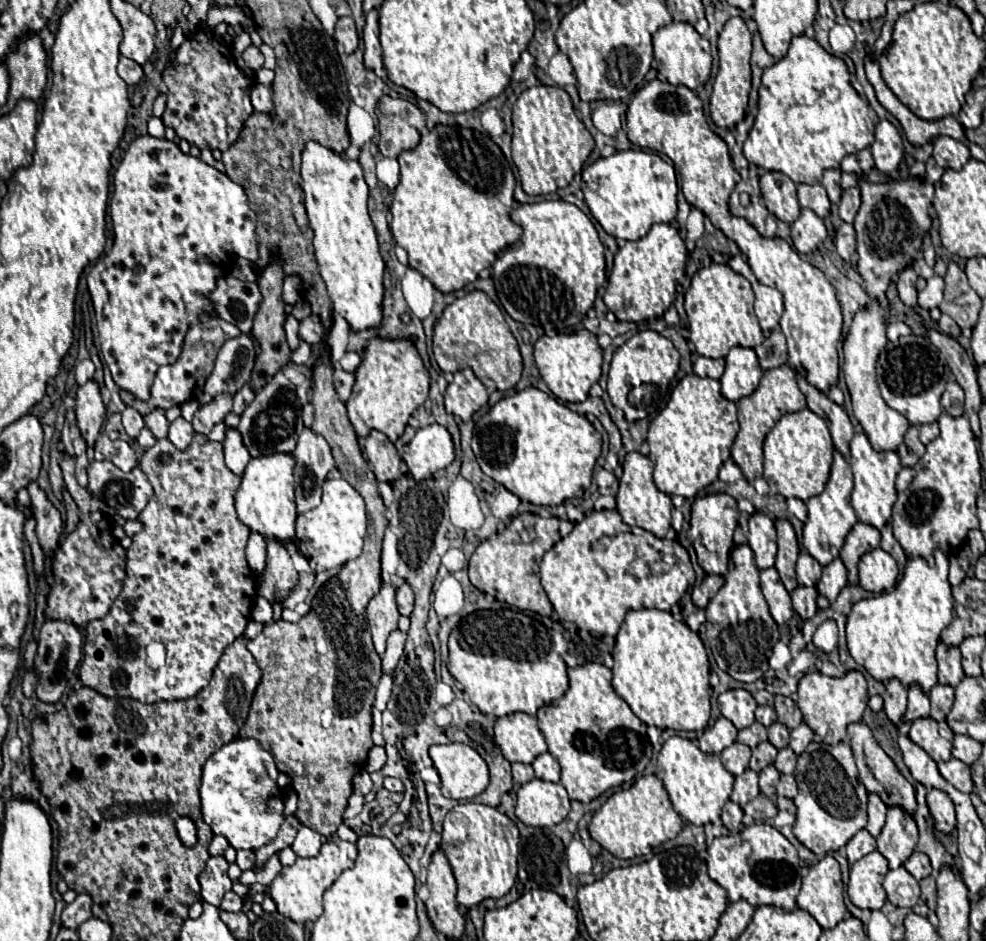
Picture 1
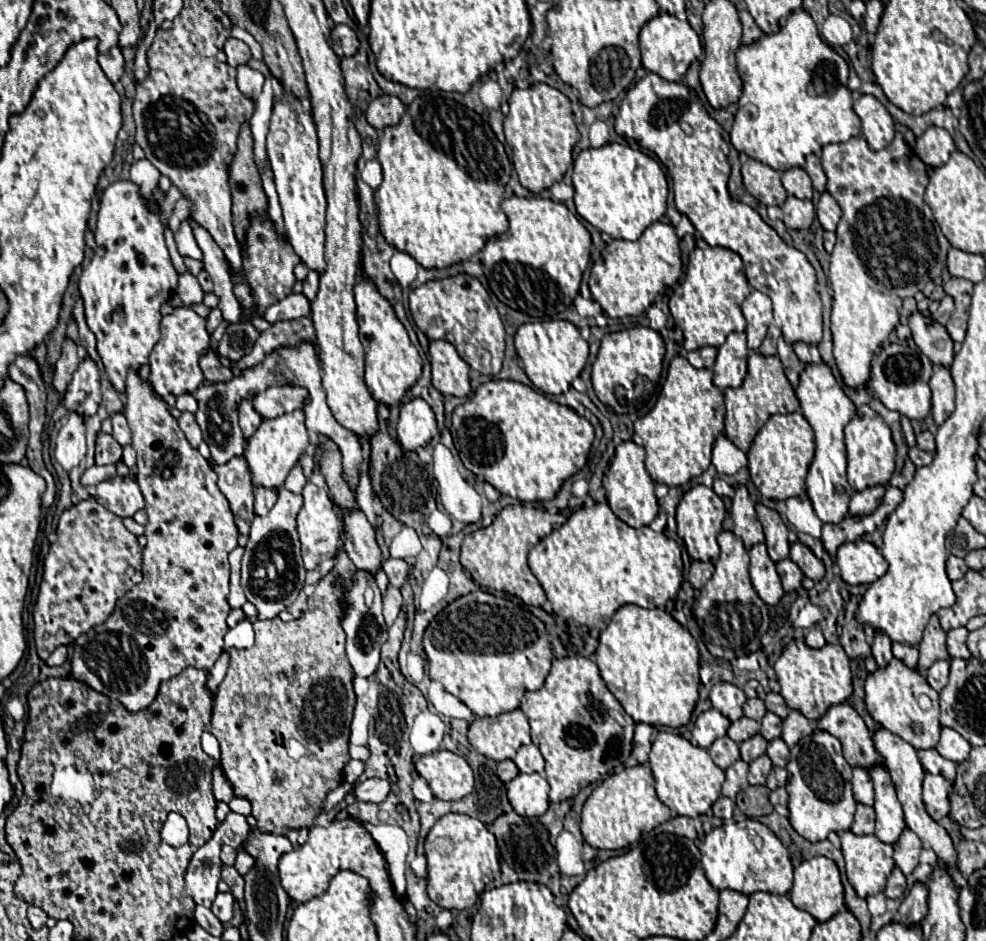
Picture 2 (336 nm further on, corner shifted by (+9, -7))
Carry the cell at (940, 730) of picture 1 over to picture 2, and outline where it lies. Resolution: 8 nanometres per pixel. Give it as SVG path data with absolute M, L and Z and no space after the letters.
M891 659L885 667L877 667L865 679L865 703L871 717L891 733L899 735L915 749L931 749L939 741L939 693L927 683L921 669L911 669L899 659Z

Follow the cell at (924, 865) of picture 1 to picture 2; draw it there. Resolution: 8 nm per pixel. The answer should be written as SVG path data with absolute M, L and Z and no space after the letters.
M905 827L903 833L901 833L901 837L899 837L899 841L895 843L895 855L893 855L897 867L905 875L909 875L919 865L921 849L923 849L921 847L921 839L909 827Z

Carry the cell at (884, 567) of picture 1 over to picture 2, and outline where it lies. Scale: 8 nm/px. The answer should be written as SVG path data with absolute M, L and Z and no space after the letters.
M863 539L843 543L837 549L837 565L841 569L843 581L849 585L869 585L887 571L887 561L883 555L873 543Z

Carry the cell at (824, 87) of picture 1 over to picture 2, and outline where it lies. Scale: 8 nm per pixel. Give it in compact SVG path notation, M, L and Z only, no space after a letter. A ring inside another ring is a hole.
M793 11L777 33L763 35L751 45L739 45L737 69L743 79L743 95L739 99L739 111L735 113L731 143L737 151L747 153L751 159L757 159L777 171L787 171L793 167L803 167L805 157L819 153L823 145L843 143L861 133L859 117L853 111L853 97L847 89L849 65L819 37L817 25L807 11ZM809 85L815 87L815 95L809 95ZM745 103L753 103L757 107L755 117L747 117L743 113Z

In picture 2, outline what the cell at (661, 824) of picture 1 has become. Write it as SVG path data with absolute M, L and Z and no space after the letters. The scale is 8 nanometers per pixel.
M643 763L609 775L593 789L581 811L581 833L595 849L625 849L643 833L665 823L669 817L669 807L661 803L655 793L651 769Z

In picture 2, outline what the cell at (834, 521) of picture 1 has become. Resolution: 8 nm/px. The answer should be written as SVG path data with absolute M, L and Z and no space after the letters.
M807 363L803 367L799 387L795 389L801 411L805 419L811 423L815 431L815 459L807 473L807 495L815 507L817 517L823 523L839 523L847 515L849 499L853 495L851 485L847 483L847 459L845 459L845 443L843 443L843 427L851 421L855 415L853 401L845 395L837 379L833 377L833 371L827 363Z

